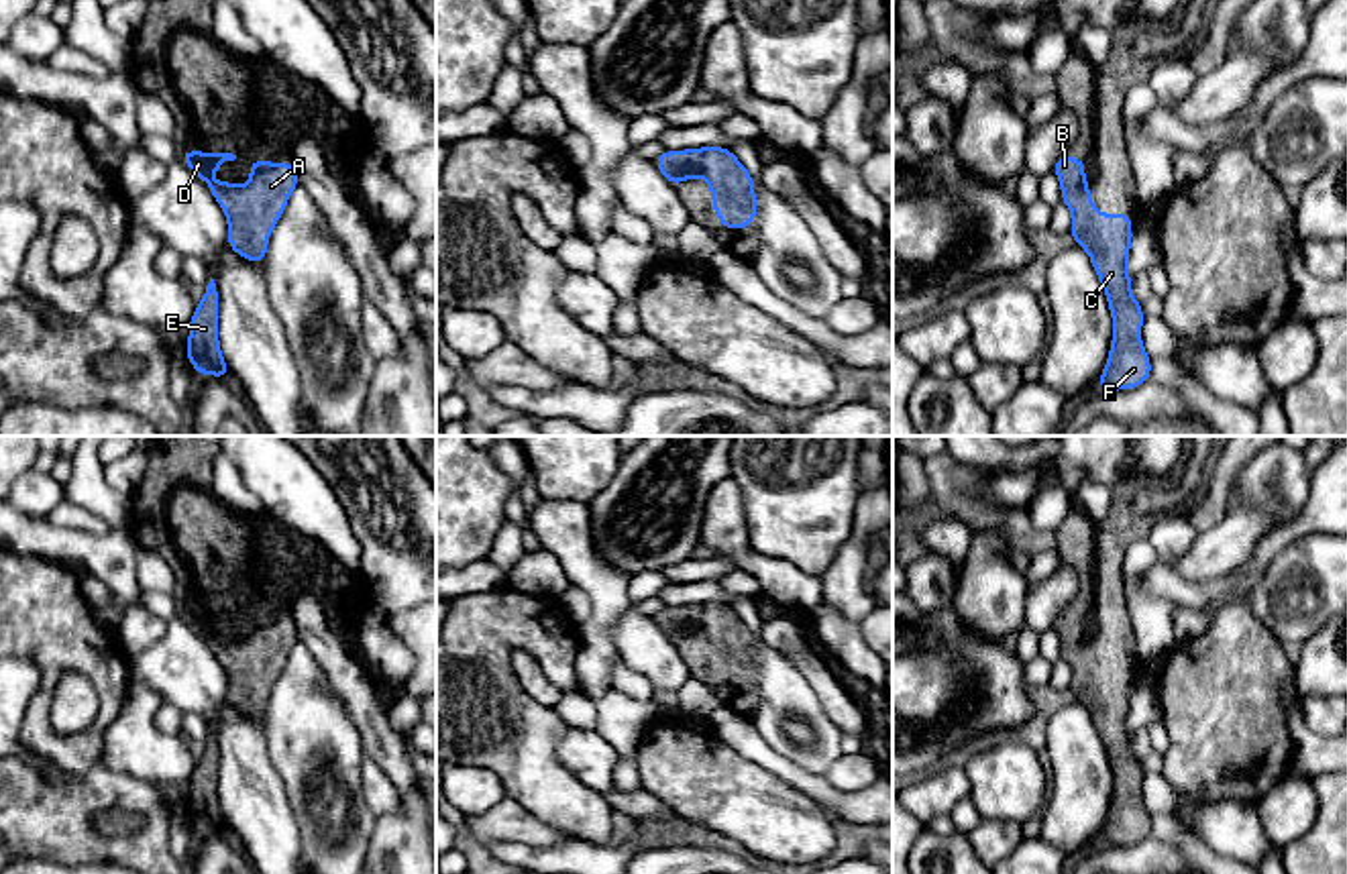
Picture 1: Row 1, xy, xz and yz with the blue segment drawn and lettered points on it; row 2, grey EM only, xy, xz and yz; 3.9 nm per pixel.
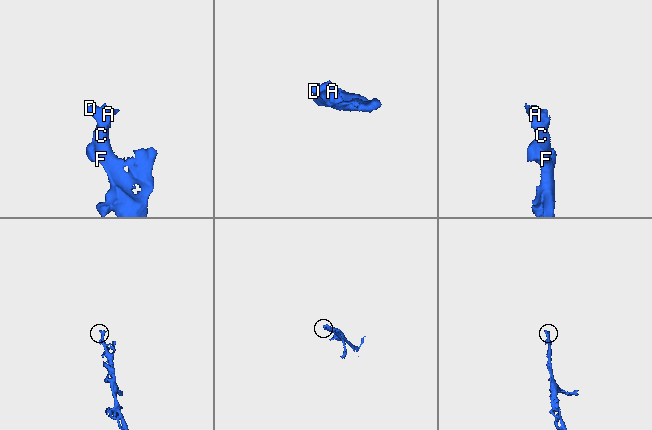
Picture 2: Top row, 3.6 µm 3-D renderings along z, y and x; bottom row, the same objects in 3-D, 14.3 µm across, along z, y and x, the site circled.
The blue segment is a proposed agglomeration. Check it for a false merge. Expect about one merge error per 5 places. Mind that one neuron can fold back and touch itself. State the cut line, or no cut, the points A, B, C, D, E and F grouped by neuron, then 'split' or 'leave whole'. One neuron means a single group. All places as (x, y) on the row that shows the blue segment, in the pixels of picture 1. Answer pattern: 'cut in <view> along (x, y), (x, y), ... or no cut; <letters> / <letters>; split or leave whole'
no cut; A B C D E F; leave whole

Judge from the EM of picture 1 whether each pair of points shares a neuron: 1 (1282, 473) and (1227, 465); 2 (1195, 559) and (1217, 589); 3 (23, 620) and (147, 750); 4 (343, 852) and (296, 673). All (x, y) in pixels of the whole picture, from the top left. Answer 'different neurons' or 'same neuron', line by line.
1: different neurons
2: different neurons
3: different neurons
4: same neuron

